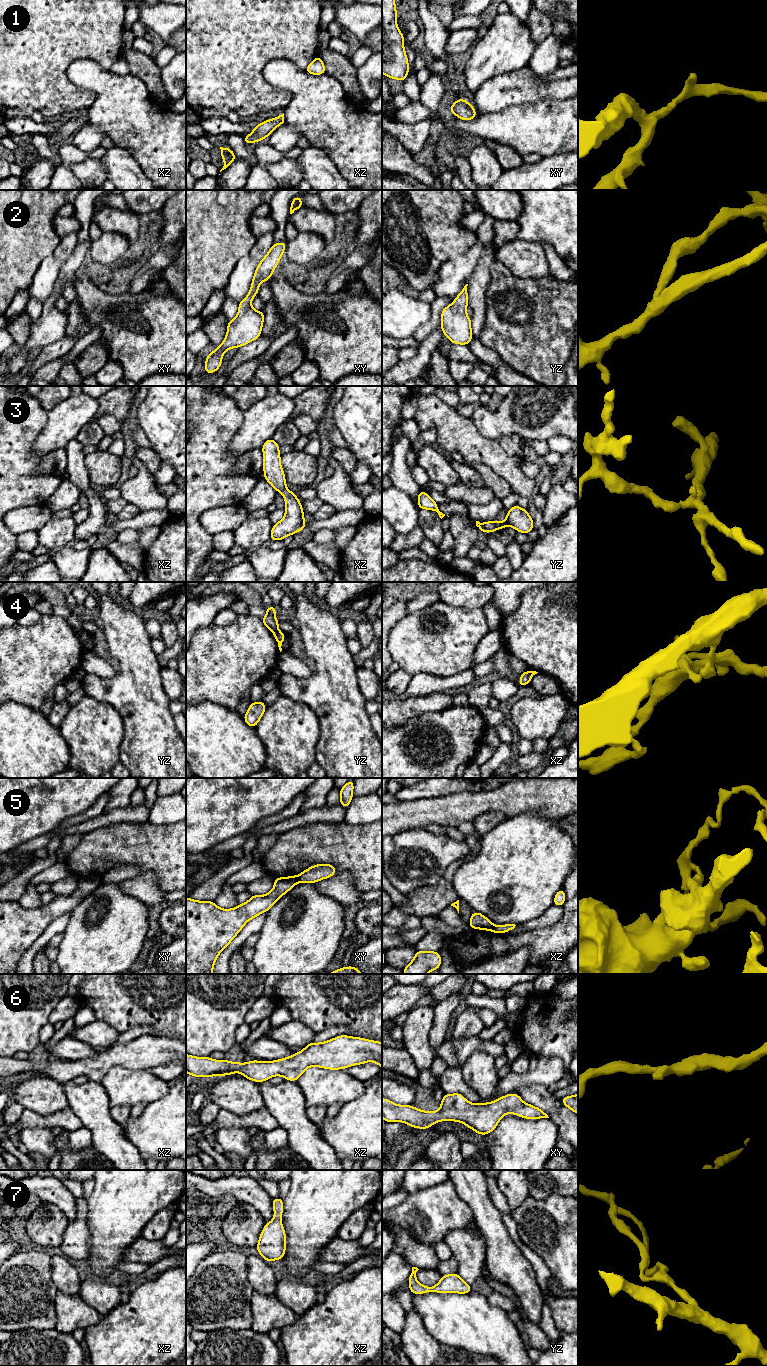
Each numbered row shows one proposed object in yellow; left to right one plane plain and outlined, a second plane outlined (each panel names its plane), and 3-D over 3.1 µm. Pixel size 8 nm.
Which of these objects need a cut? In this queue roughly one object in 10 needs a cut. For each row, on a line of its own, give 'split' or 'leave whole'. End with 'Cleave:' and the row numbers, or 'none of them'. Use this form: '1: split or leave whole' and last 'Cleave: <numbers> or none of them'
1: leave whole
2: leave whole
3: leave whole
4: split
5: split
6: leave whole
7: leave whole
Cleave: 4, 5

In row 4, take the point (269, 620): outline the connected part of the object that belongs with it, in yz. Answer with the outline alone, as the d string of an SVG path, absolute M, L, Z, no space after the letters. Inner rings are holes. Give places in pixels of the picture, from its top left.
M268 606L266 607L267 613L266 615L261 619L263 624L272 632L277 633L279 631L278 625L279 621L275 617L275 612L277 607L275 606Z

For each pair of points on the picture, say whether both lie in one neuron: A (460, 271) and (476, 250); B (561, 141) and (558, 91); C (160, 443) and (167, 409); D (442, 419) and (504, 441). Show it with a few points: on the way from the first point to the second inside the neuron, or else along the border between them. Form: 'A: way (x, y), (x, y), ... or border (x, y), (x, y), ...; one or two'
A: way (462, 266), (472, 255); one
B: border (567, 98), (541, 99), (536, 102); two
C: way (167, 435), (167, 417); one
D: border (496, 439), (509, 455), (515, 454); two

